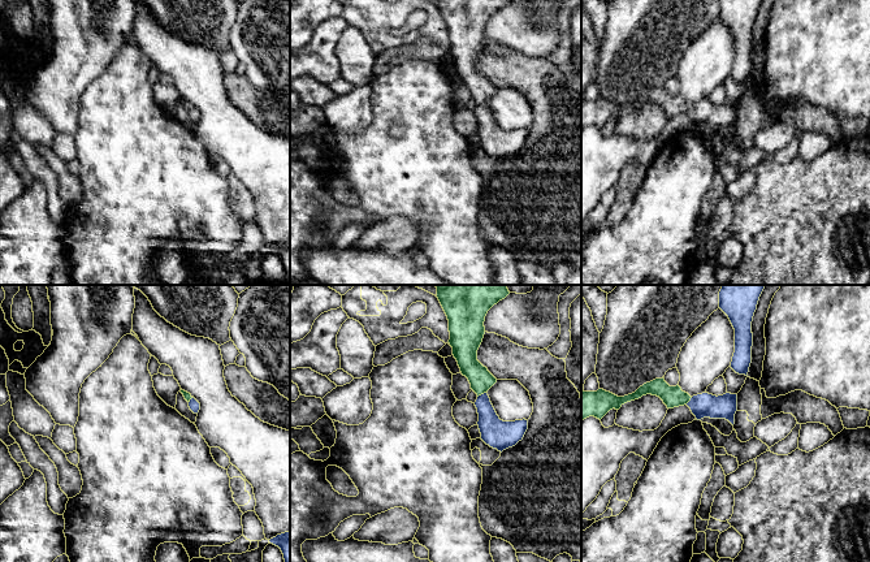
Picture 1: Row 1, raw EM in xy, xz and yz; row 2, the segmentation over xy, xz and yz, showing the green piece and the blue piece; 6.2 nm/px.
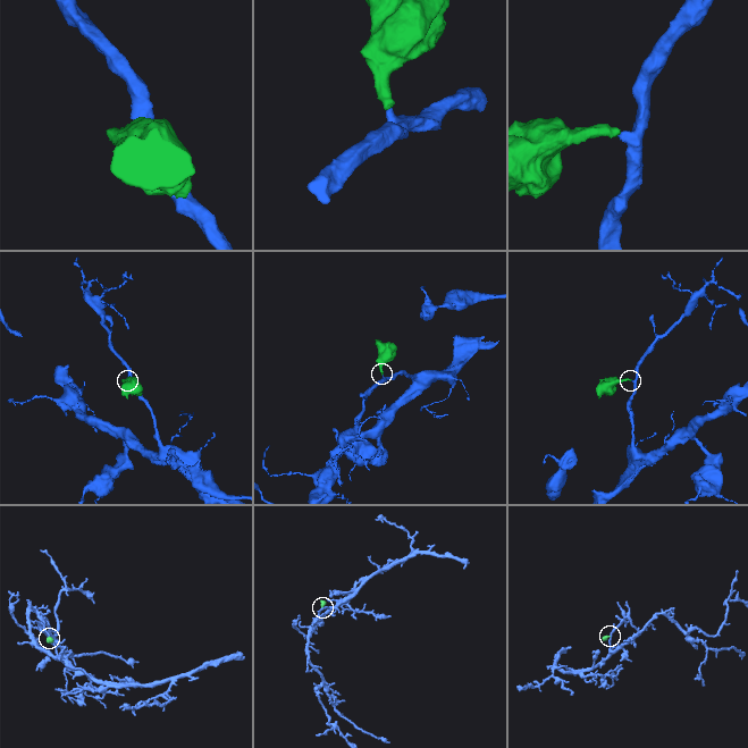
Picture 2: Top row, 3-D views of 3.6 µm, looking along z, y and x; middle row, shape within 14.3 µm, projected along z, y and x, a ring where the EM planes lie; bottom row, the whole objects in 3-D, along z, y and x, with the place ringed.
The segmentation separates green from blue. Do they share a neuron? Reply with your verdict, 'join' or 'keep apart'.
join

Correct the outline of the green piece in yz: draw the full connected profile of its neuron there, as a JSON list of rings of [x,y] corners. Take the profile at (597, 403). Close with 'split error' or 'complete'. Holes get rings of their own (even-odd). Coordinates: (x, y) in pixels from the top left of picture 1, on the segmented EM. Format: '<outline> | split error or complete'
[[[655,379],[640,386],[635,393],[618,397],[603,389],[597,392],[581,392],[581,420],[594,416],[602,419],[610,410],[619,410],[624,403],[652,394],[659,397],[667,408],[687,405],[697,420],[704,418],[726,419],[735,424],[735,414],[737,411],[737,394],[726,393],[723,395],[713,395],[702,393],[691,397],[683,392],[679,385],[670,386],[665,379]]] | split error

